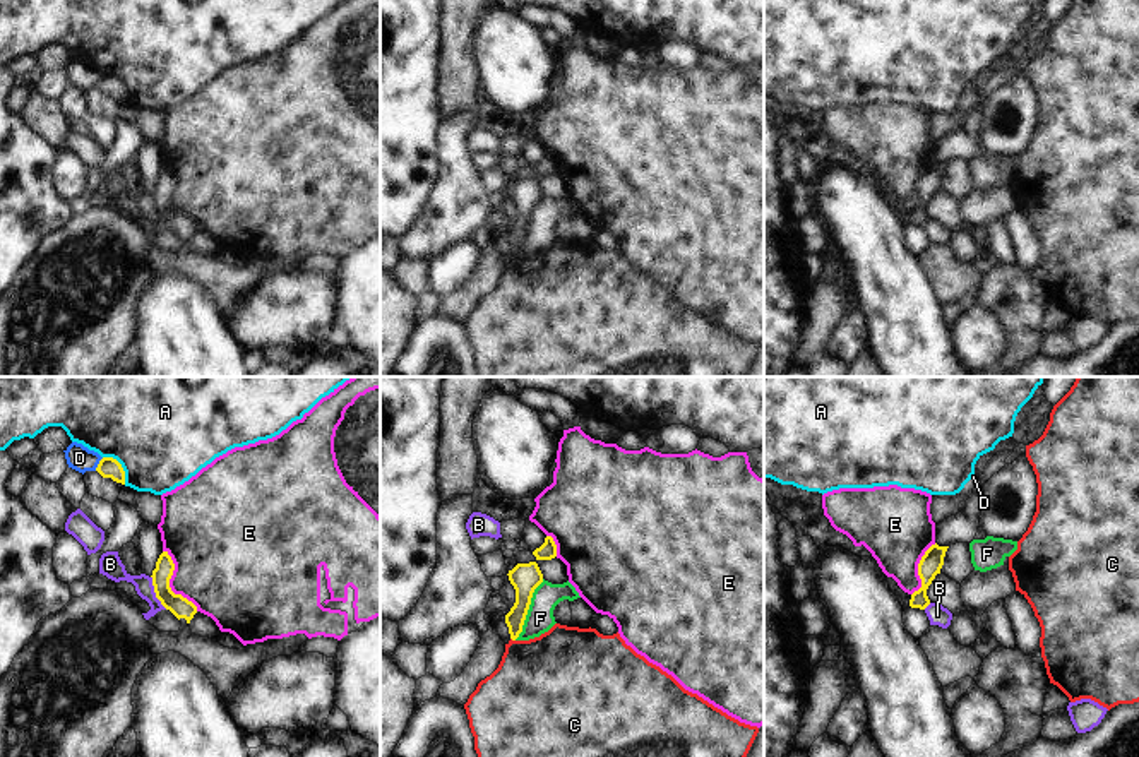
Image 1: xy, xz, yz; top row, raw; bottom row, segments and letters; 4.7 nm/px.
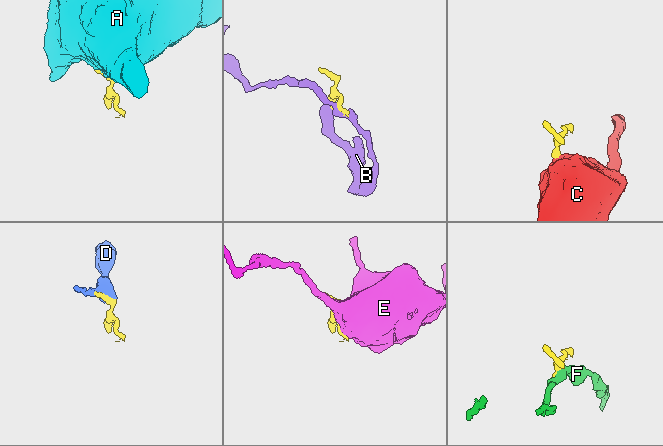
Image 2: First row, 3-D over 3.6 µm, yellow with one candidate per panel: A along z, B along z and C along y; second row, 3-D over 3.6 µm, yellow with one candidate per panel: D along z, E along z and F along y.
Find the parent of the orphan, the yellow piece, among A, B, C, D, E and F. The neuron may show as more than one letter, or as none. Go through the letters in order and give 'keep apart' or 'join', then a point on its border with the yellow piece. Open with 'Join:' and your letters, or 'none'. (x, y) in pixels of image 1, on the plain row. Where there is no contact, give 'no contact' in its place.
Join: none
A: keep apart; contact xy (120, 83)
B: keep apart; contact xy (155, 208)
C: keep apart; contact xz (512, 256)
D: keep apart; contact xy (98, 81)
E: keep apart; contact xy (168, 201)
F: keep apart; contact xz (528, 225)

